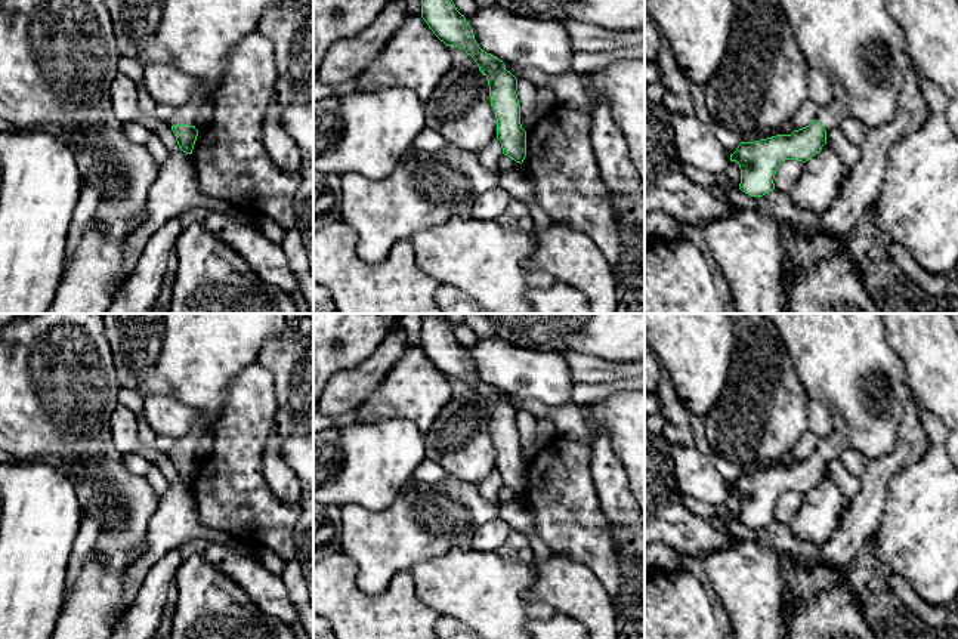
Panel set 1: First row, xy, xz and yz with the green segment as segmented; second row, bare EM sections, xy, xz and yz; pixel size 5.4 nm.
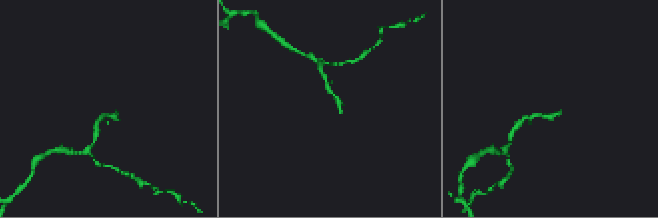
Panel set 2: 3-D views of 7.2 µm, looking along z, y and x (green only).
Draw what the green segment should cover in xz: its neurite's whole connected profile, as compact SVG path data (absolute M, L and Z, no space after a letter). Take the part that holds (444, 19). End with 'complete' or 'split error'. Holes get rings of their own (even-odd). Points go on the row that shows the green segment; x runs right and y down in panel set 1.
M421 0L421 18L441 41L464 50L475 59L488 80L503 154L522 164L526 157L526 132L520 124L517 78L506 70L503 61L479 47L473 28L452 0Z; complete

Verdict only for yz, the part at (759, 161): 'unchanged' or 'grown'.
grown

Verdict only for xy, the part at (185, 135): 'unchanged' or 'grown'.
grown

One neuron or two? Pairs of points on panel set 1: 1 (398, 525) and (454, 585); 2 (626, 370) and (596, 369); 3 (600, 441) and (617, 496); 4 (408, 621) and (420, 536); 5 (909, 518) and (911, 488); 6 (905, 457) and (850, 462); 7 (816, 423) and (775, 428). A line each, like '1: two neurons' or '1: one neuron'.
1: two neurons
2: one neuron
3: one neuron
4: two neurons
5: one neuron
6: two neurons
7: two neurons

